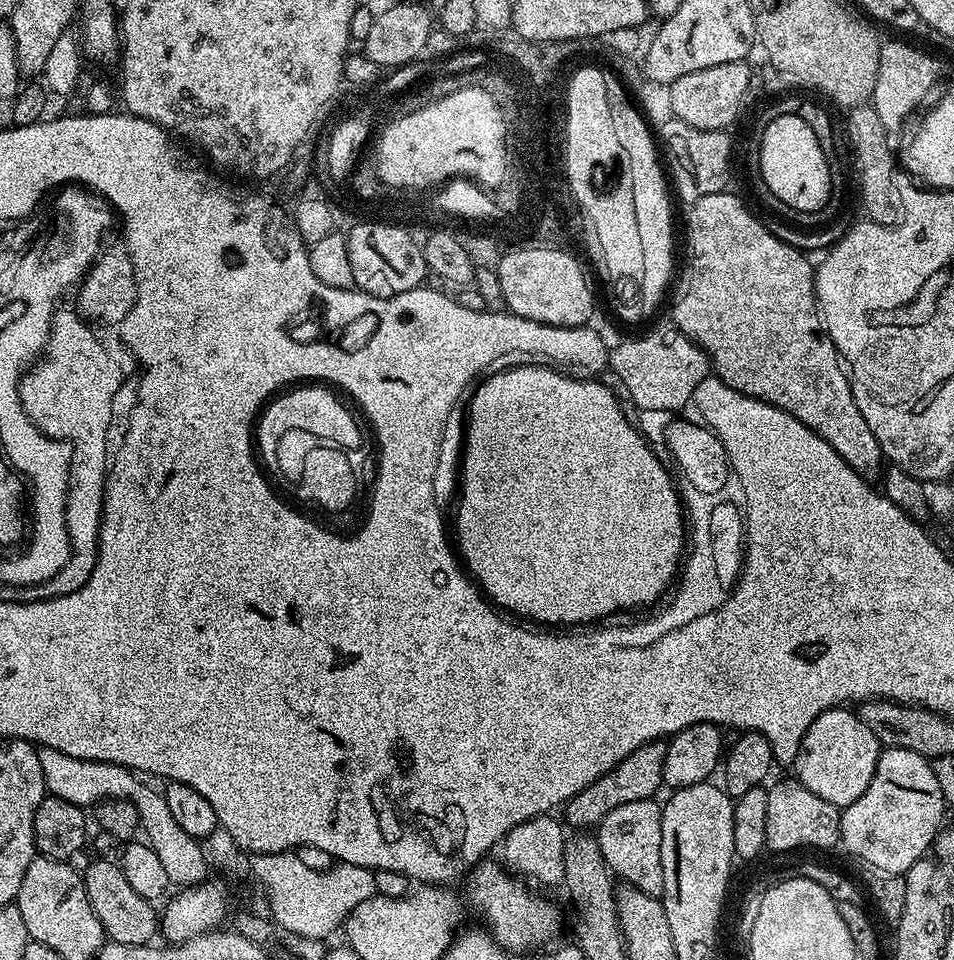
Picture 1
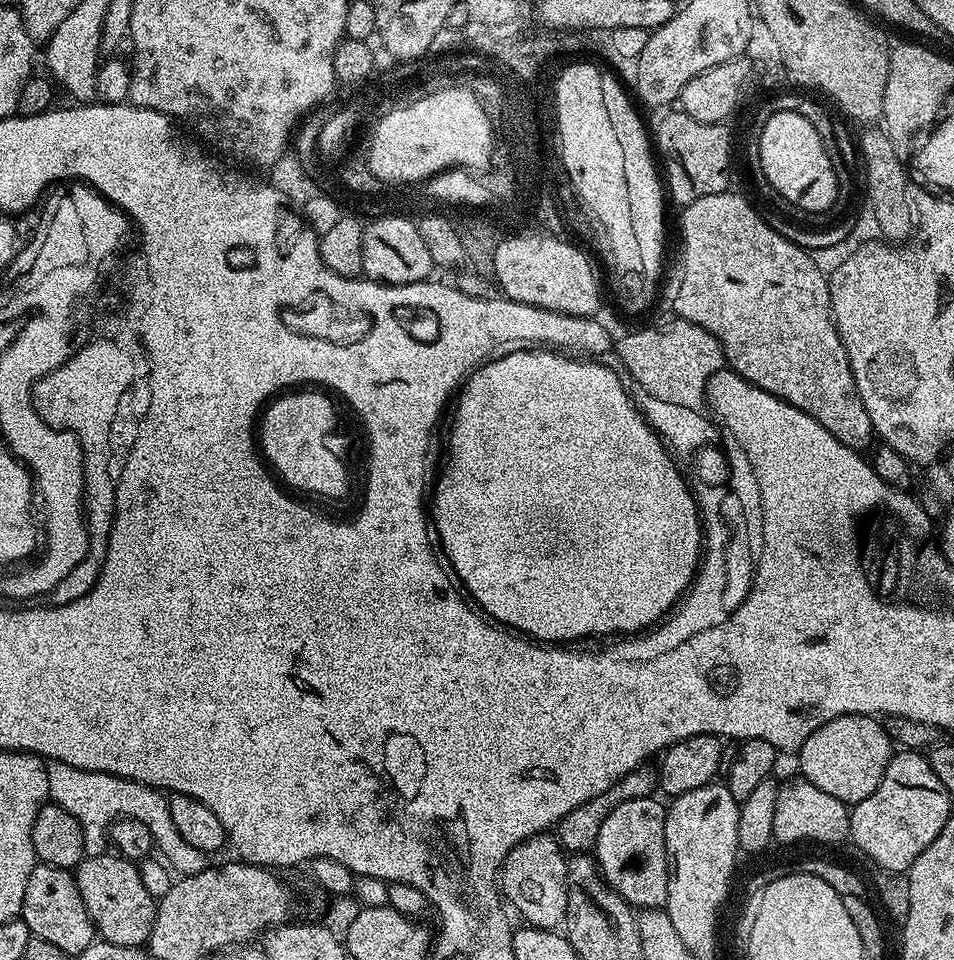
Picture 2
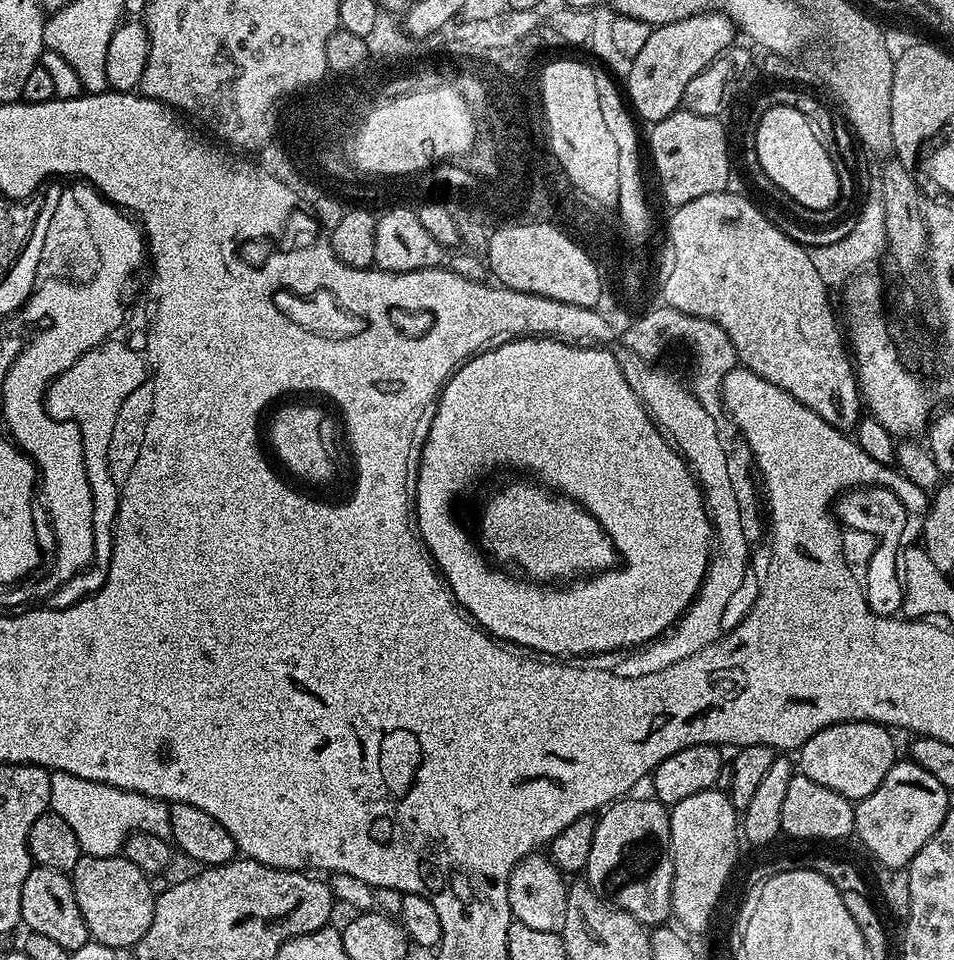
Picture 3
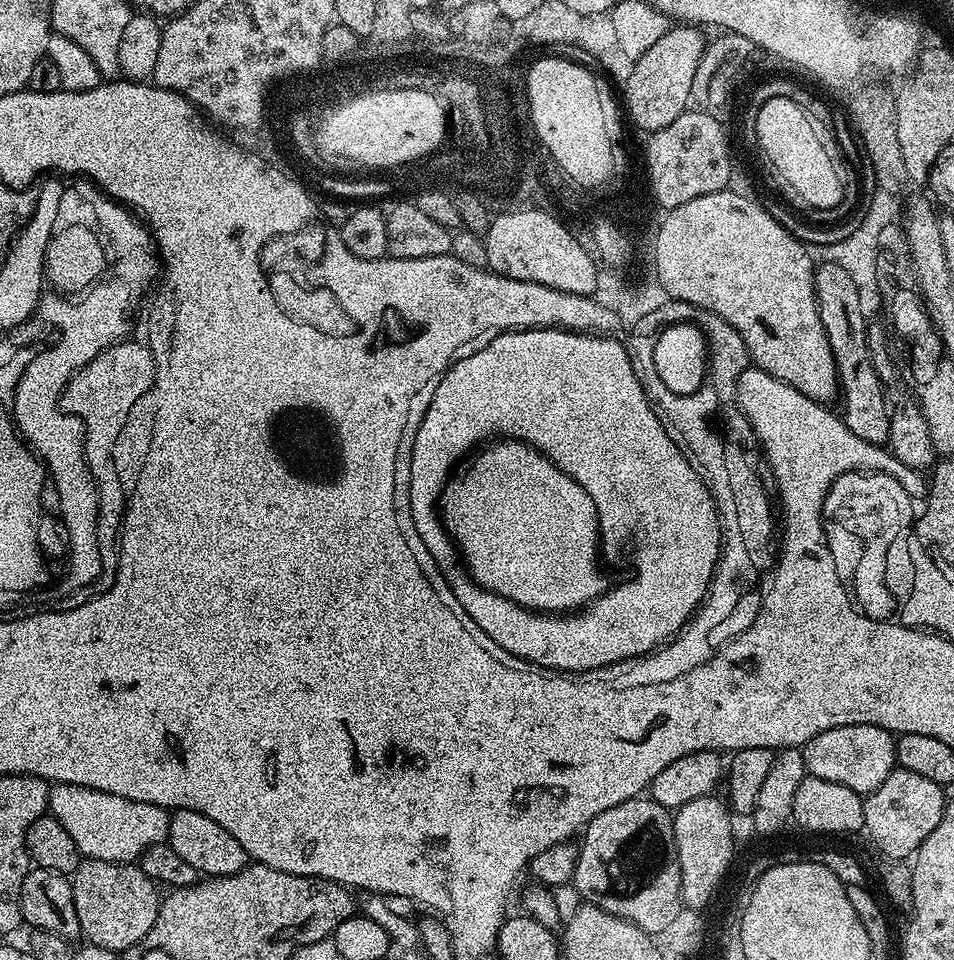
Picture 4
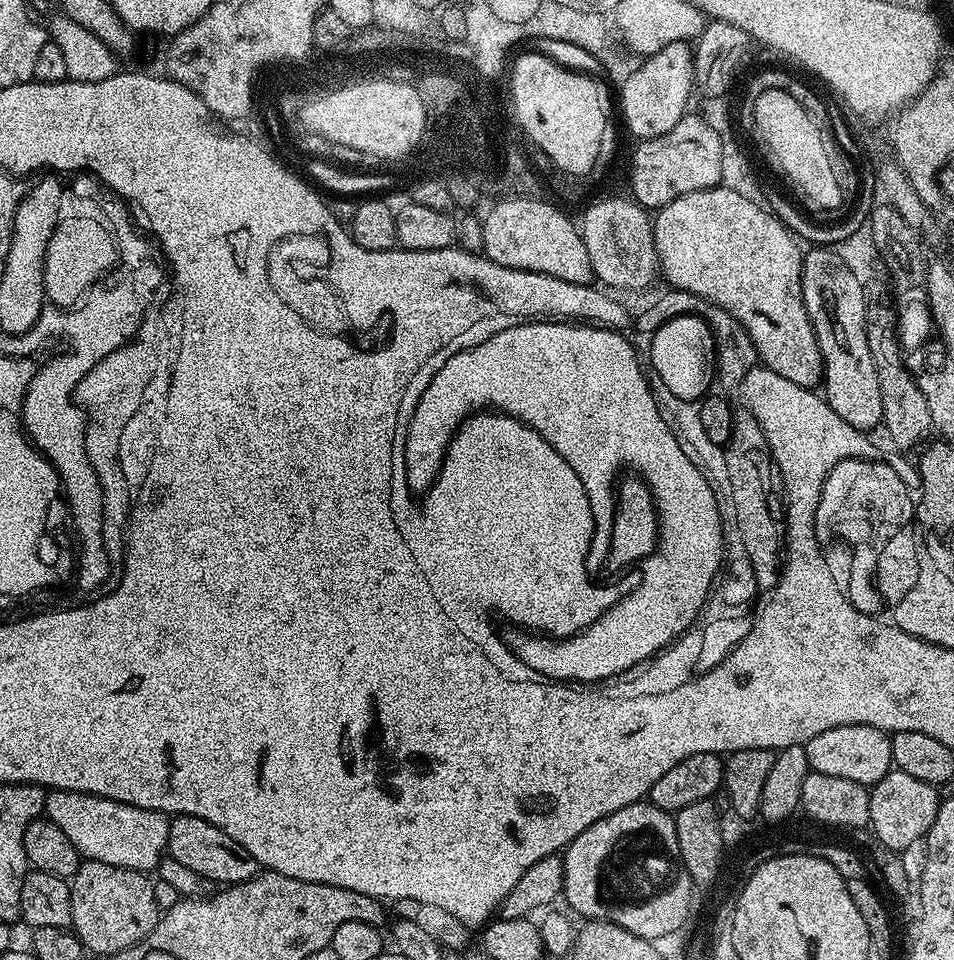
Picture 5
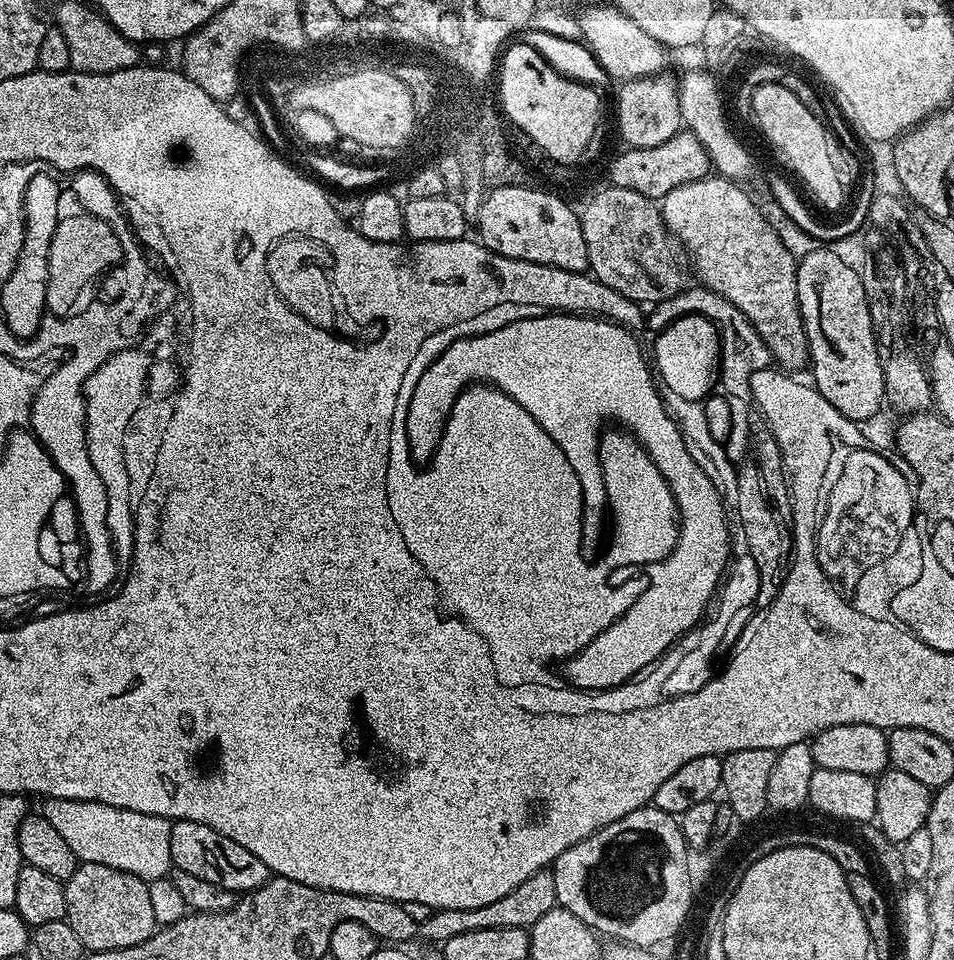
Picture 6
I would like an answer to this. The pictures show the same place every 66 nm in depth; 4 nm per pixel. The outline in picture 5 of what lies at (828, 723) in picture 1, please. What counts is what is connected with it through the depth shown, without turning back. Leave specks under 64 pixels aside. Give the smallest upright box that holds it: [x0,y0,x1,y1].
[804,726,893,786]

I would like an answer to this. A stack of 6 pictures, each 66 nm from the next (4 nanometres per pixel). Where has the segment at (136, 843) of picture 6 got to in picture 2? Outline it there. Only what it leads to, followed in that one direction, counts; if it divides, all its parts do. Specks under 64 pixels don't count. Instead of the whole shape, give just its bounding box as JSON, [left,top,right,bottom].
[48,760,202,870]

